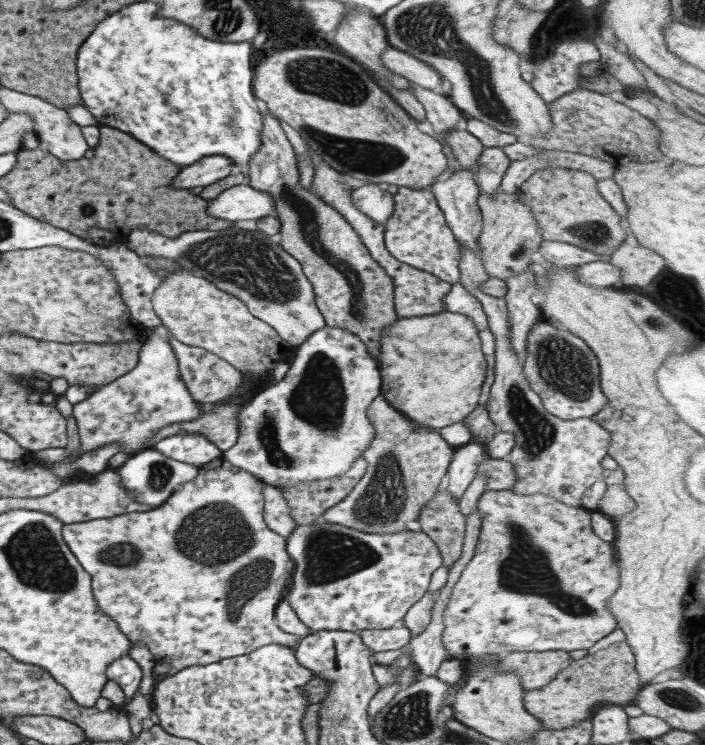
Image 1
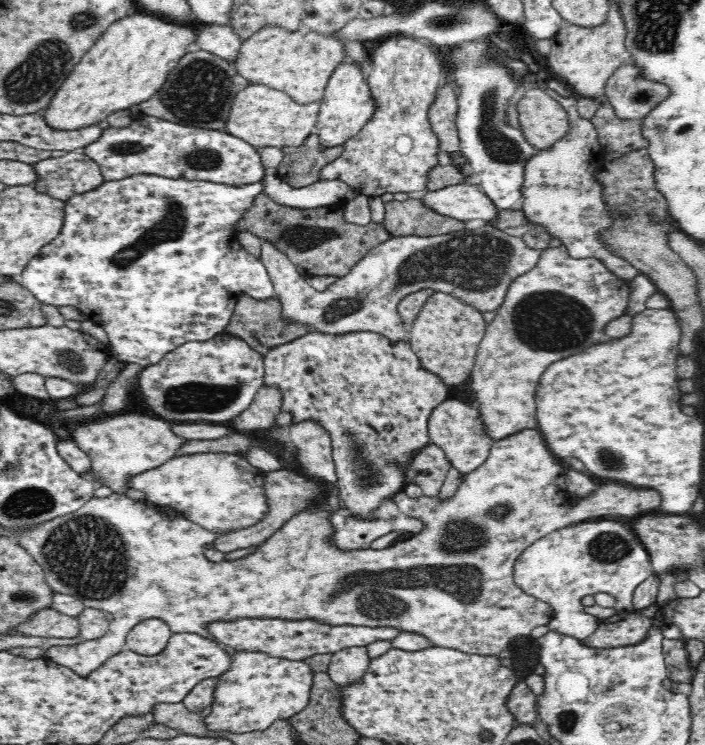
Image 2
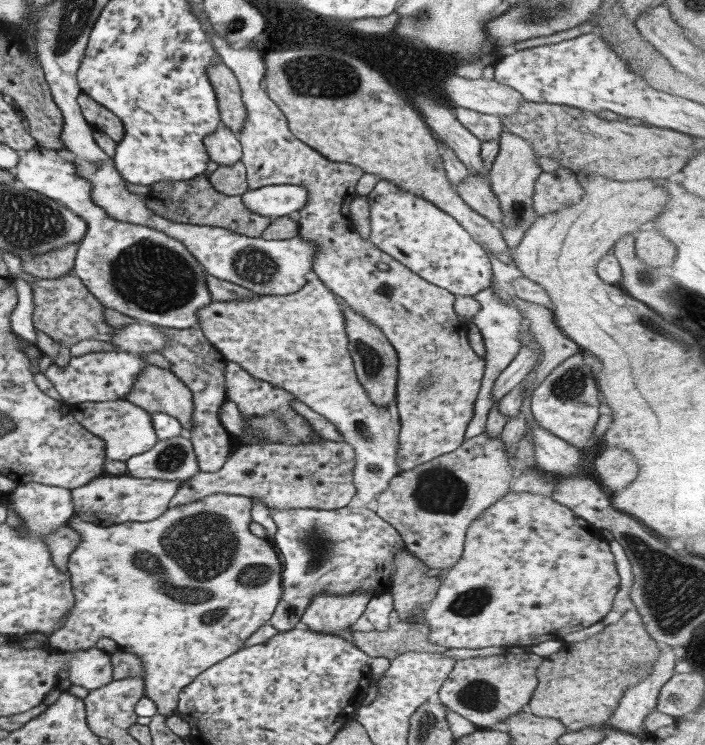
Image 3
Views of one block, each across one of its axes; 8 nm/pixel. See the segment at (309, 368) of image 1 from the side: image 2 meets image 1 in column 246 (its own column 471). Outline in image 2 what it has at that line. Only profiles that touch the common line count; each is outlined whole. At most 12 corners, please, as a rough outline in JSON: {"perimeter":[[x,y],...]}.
{"perimeter":[[453,396],[431,412],[427,429],[463,475],[496,442],[478,405]]}

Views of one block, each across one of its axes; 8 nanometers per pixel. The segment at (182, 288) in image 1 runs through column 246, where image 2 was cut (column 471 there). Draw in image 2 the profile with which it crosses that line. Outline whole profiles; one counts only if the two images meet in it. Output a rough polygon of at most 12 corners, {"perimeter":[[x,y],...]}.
{"perimeter":[[435,292],[406,335],[424,369],[469,380],[482,313]]}

